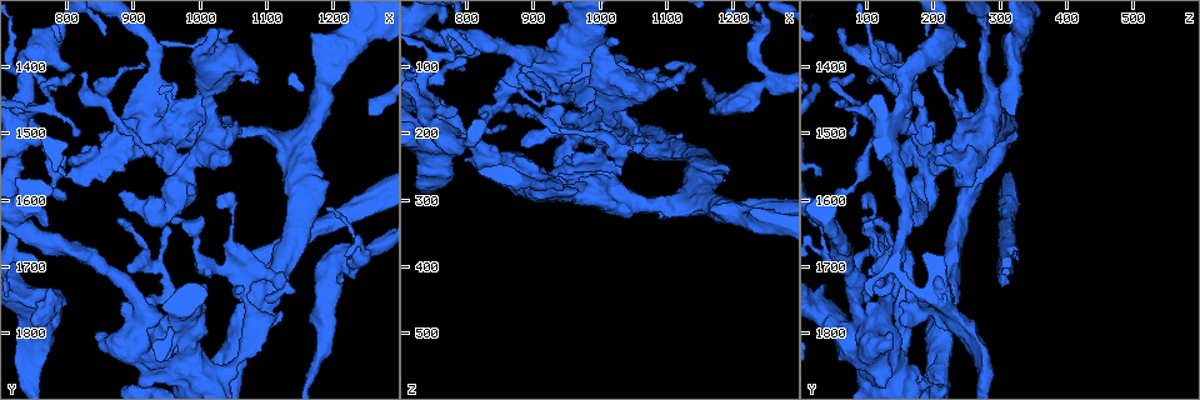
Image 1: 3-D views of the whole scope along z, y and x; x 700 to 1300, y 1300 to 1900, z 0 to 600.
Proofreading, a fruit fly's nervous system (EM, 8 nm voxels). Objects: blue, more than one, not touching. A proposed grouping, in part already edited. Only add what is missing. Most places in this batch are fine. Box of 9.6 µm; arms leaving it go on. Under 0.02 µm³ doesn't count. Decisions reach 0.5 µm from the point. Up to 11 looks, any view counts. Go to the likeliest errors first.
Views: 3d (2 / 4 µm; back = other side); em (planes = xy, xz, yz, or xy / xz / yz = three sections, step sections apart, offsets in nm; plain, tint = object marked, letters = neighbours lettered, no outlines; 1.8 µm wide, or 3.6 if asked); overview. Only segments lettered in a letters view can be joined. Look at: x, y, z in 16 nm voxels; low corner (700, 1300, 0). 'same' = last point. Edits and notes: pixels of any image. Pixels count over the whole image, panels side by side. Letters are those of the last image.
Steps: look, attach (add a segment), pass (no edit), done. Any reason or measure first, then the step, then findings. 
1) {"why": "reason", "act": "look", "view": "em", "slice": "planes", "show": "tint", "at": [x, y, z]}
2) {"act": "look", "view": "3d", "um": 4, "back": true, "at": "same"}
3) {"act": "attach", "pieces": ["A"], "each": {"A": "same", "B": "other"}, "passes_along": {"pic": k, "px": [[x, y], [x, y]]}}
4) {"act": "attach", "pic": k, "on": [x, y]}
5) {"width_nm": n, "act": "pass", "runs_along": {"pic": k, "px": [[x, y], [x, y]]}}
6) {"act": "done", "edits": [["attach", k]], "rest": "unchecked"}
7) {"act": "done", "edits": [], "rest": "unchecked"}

{"why": "thick turns thin", "act": "look", "view": "em", "um": 3.6, "slice": "planes", "show": "tint", "at": [920, 1795, 105]}

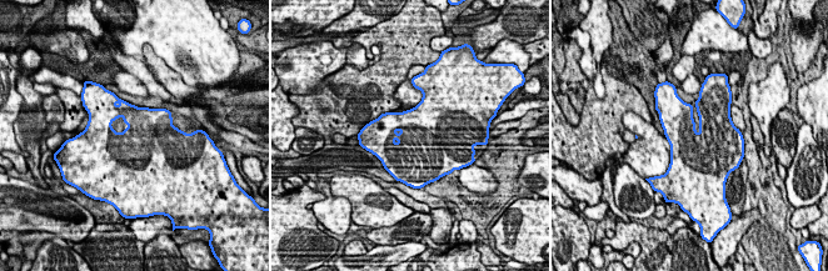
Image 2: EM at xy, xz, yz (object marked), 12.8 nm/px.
{"why": "see the neighbours", "act": "look", "view": "em", "um": 3.6, "slice": "planes", "show": "letters", "at": "same"}

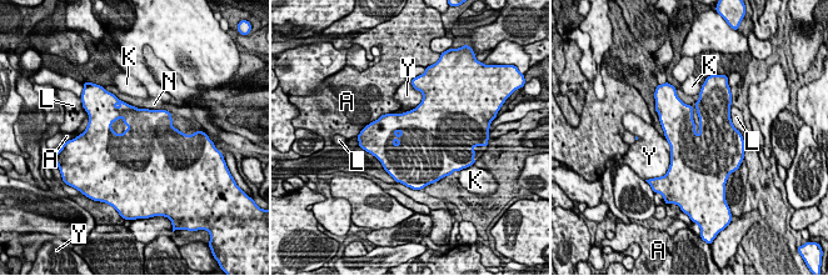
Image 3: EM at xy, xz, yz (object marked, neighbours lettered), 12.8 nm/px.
{"longest_contact_nm": ["Y", 460], "act": "pass", "each": {"A": "other", "K": "other", "L": "other", "N": "other", "Y": "other"}, "border": {"pic": 3, "px": [[664, 136], [669, 146], [667, 171]]}, "found": "no lettered segment goes on from it"}

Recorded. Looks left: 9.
{"why": "four arms meet", "act": "look", "view": "3d", "um": 4, "at": [960, 1545, 200]}

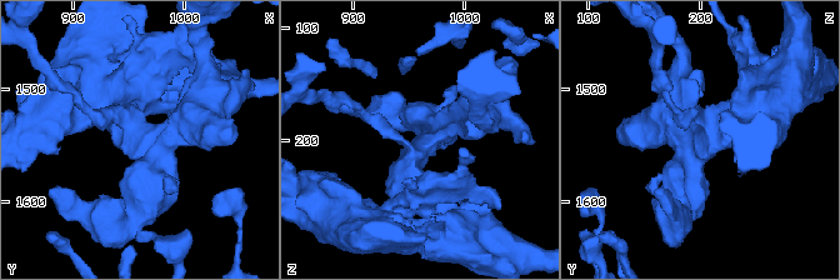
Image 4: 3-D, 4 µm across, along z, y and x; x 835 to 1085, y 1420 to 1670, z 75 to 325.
{"arms": 4, "why": "need the tissue", "act": "look", "view": "em", "slice": "planes", "show": "plain", "at": [966, 1552, 202]}

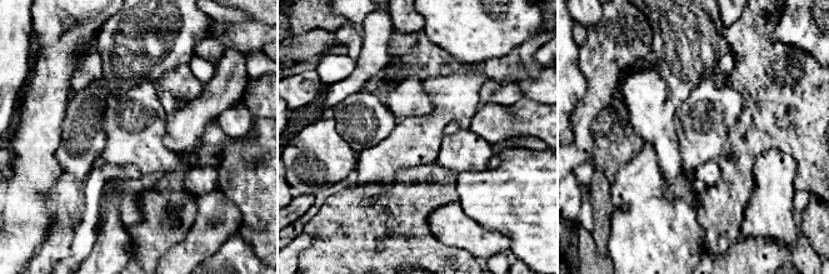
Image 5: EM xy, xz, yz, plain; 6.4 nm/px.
{"why": "see the neighbours", "act": "look", "view": "em", "slice": "planes", "show": "letters", "at": "same"}

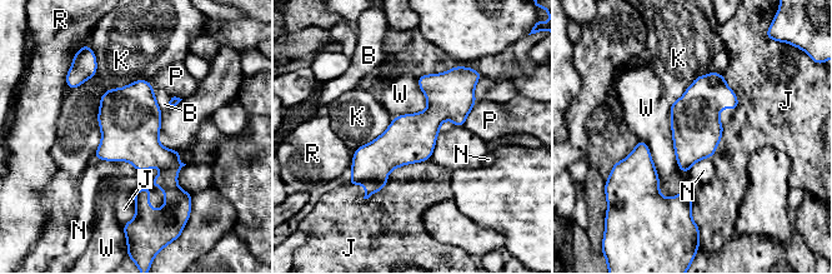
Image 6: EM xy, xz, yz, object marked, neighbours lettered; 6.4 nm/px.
{"act": "pass", "each": {"B": "other", "J": "other", "K": "other", "N": "other", "P": "other", "R": "other", "W": "other"}, "runs_along": {"pic": 6, "px": [[460, 76], [367, 193]]}, "found": "none of them fits"}

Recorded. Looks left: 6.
{"why": "thick turns thin", "act": "look", "view": "em", "slice": "planes", "show": "letters", "at": [1200, 1705, 155]}

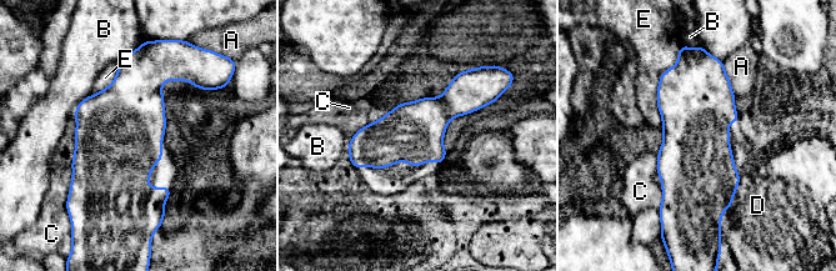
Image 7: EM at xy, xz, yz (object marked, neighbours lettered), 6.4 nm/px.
{"longest_contact_nm": ["E", 500], "act": "pass", "each": {"A": "other", "B": "other", "C": "other", "D": "other", "E": "other"}, "border": {"pic": 7, "px": [[680, 49], [660, 76], [660, 126]]}, "found": "none of them fits"}

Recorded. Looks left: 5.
{"why": "three arms meet", "act": "look", "view": "em", "slice": "xz", "step": 8, "show": "letters", "at": [745, 1415, 160]}

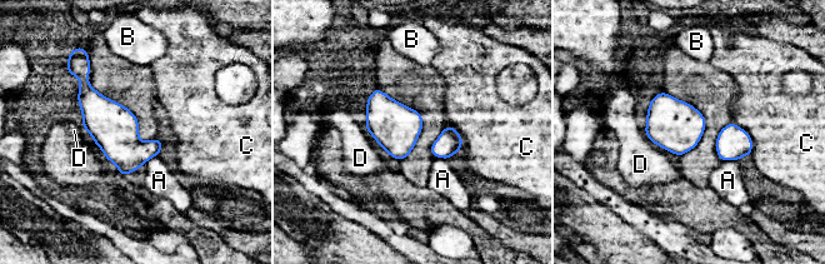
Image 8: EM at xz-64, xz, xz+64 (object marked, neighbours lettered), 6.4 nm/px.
{"width_nm": 300, "act": "pass", "each": {"A": "other", "B": "other", "C": "other", "D": "other"}, "border": {"pic": 8, "px": [[434, 157], [441, 157], [448, 160]]}, "found": "none of them fits"}

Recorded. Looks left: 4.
{"act": "done", "edits": [], "rest": "unchecked"}

